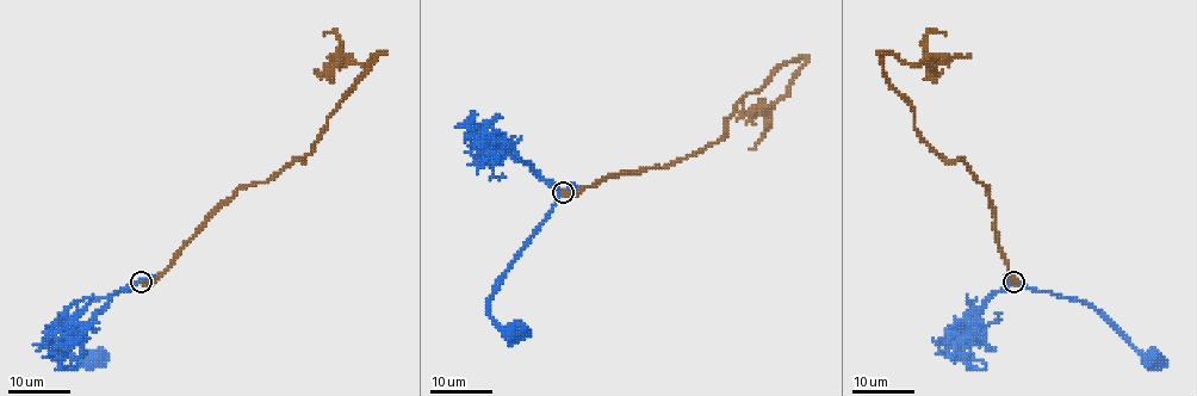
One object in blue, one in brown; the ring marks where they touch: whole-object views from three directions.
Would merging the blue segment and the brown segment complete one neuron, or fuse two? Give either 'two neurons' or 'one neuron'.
one neuron

